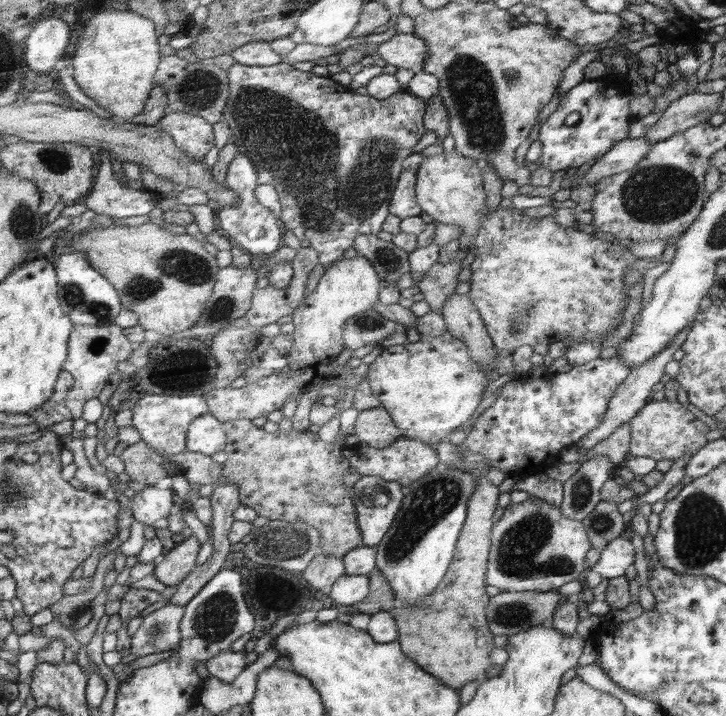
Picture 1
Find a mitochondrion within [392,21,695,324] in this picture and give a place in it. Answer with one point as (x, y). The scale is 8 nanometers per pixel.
(470, 85)

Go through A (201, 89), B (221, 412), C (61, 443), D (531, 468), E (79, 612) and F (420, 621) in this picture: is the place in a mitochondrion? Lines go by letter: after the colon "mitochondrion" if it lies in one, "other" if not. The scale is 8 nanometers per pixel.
A: mitochondrion
B: other
C: other
D: other
E: other
F: other

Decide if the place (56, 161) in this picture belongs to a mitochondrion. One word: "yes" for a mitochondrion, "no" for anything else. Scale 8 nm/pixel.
yes

